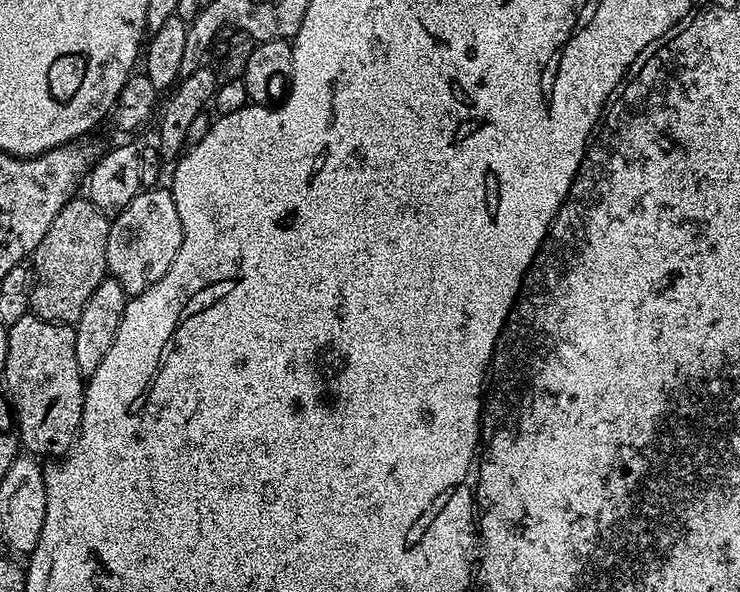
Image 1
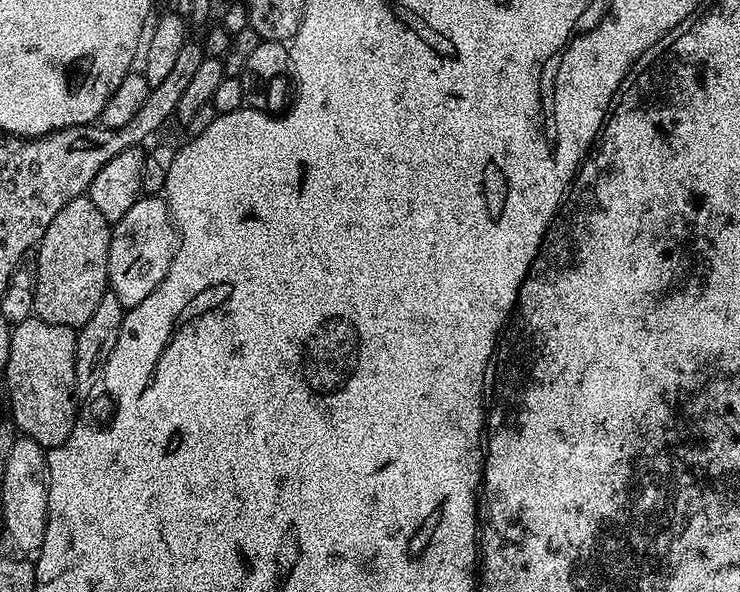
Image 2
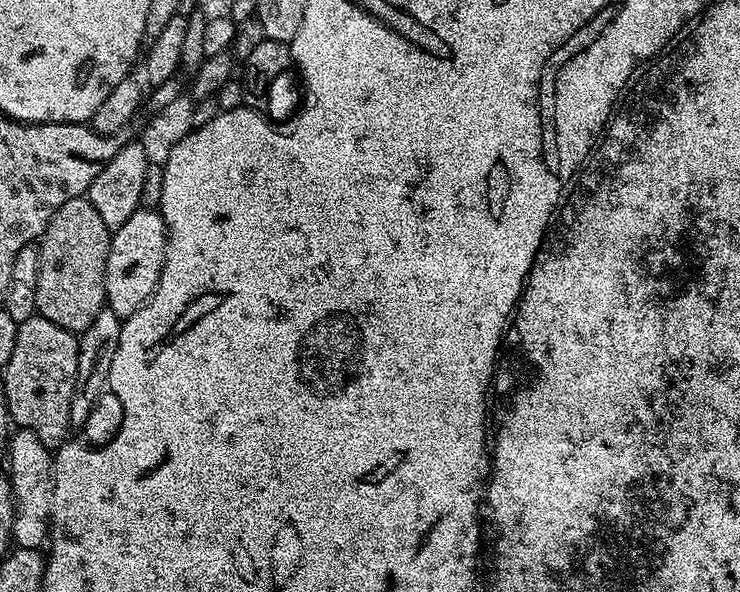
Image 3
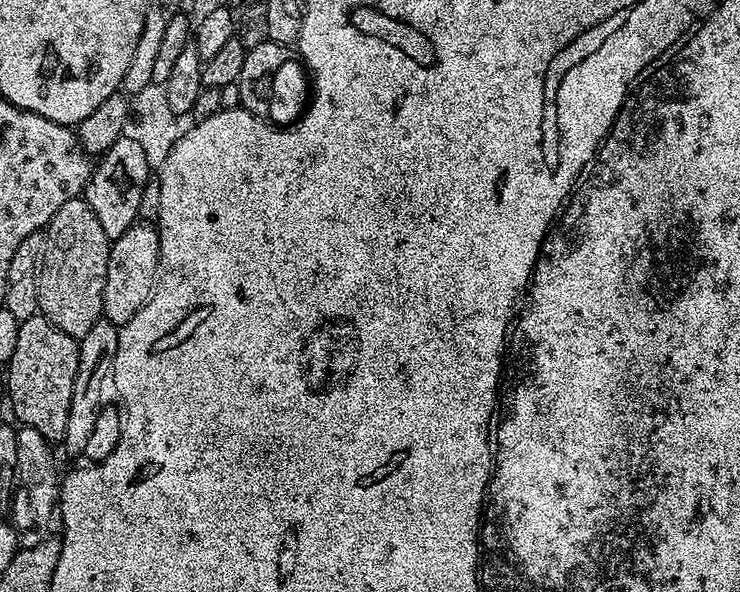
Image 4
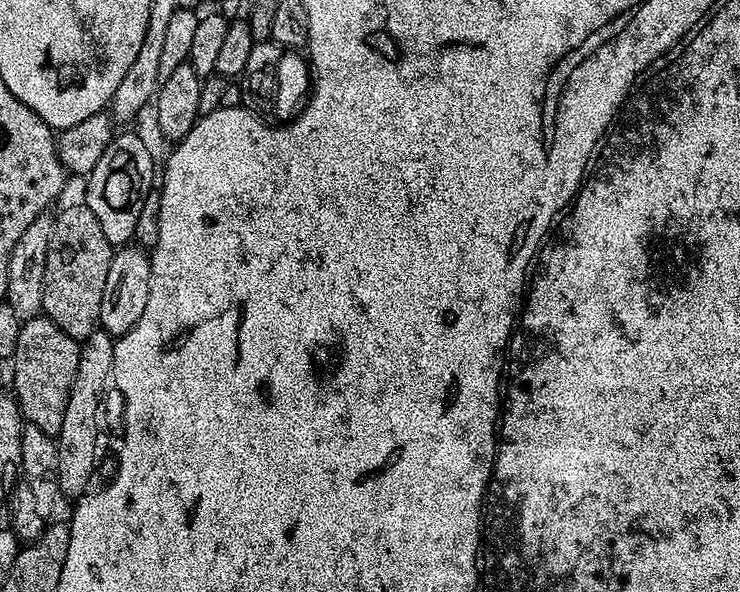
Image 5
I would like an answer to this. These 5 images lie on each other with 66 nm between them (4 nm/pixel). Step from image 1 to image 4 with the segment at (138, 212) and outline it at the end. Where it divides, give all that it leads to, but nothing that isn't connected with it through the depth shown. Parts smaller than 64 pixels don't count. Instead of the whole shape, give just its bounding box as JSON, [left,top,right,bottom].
[103,222,160,326]

